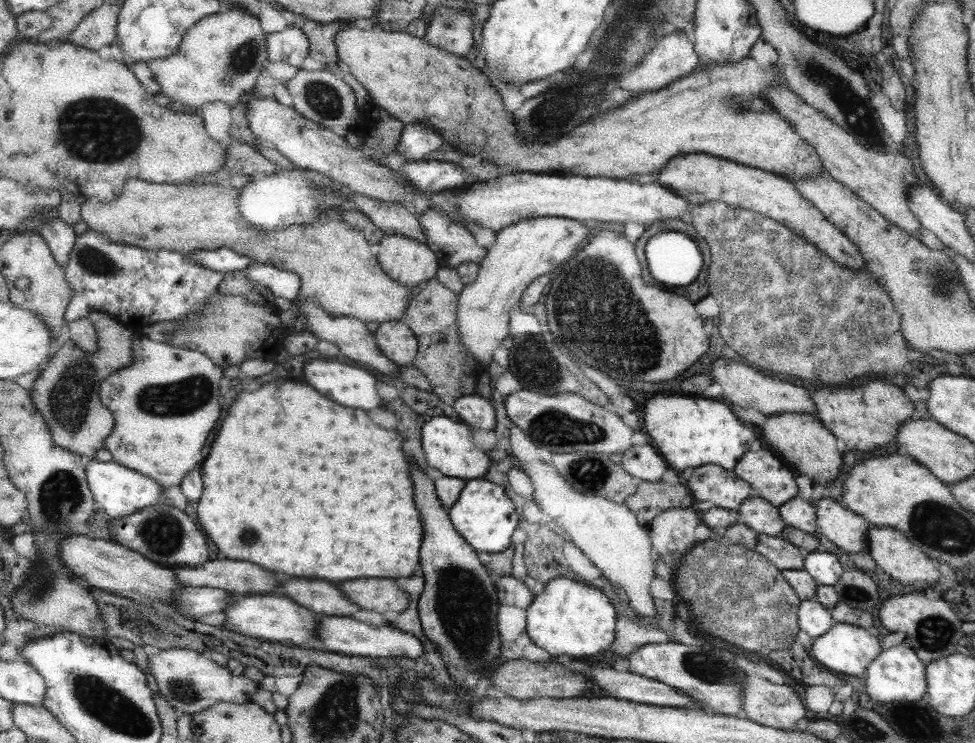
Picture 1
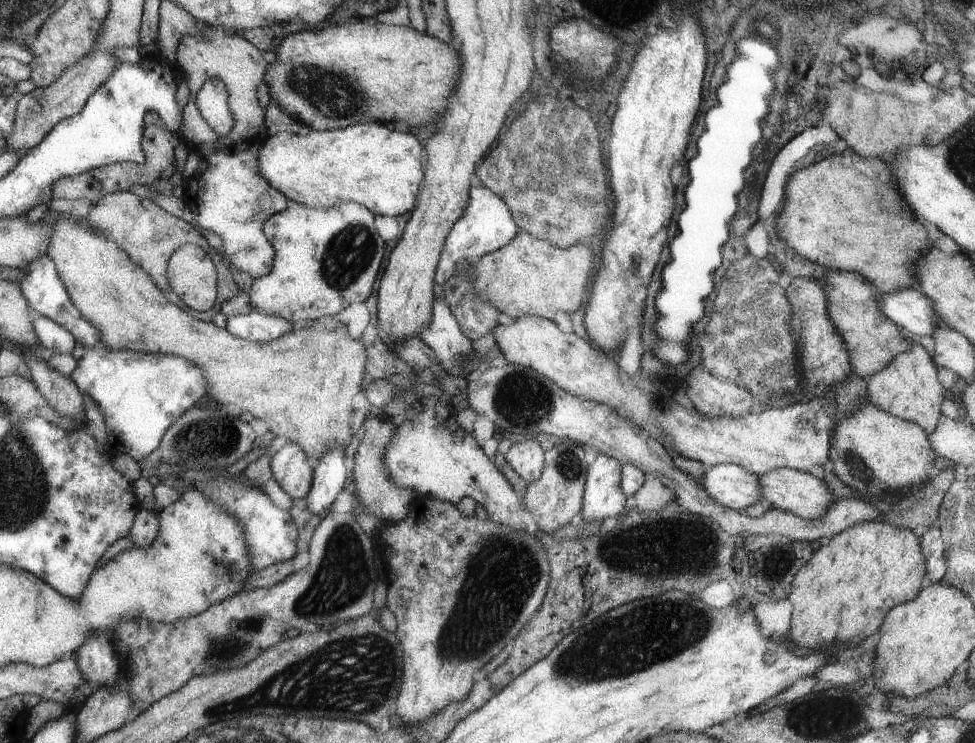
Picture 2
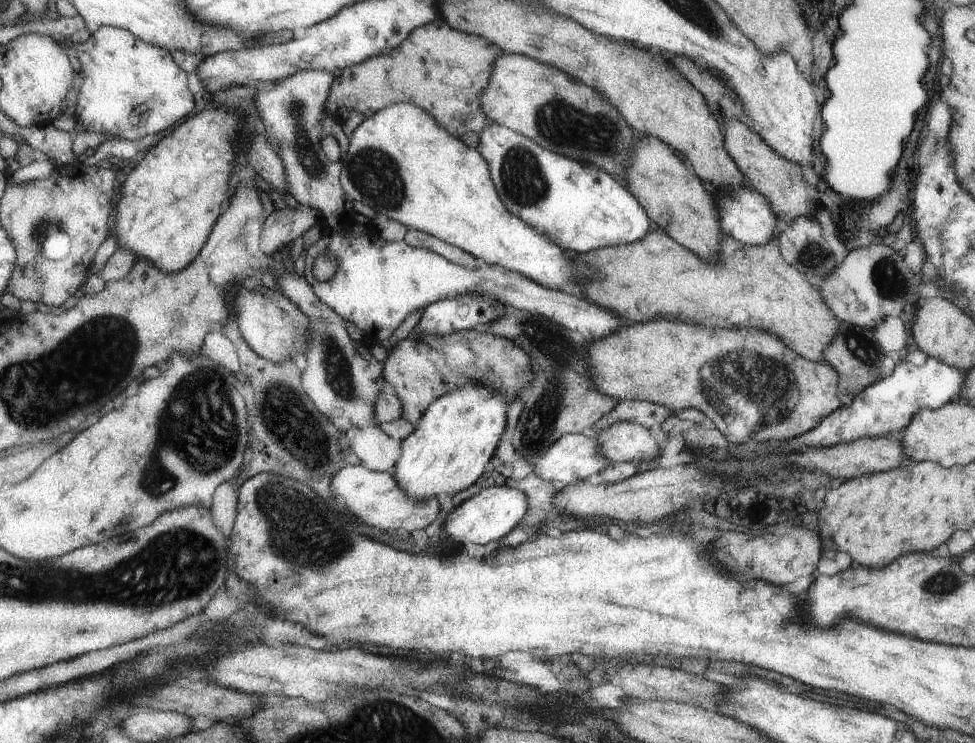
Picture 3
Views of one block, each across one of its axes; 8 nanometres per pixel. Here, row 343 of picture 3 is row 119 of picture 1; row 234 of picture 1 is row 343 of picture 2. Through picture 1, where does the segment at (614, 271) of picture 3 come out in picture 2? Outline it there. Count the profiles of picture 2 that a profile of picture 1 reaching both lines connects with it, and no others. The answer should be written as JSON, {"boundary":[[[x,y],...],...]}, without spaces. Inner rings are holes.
{"boundary":[[[911,341],[908,351],[899,354],[883,370],[867,379],[867,400],[887,414],[918,424],[930,433],[935,429],[935,422],[939,422],[939,404],[946,393],[946,390],[939,386],[935,372],[937,370],[929,354],[921,345]]]}

